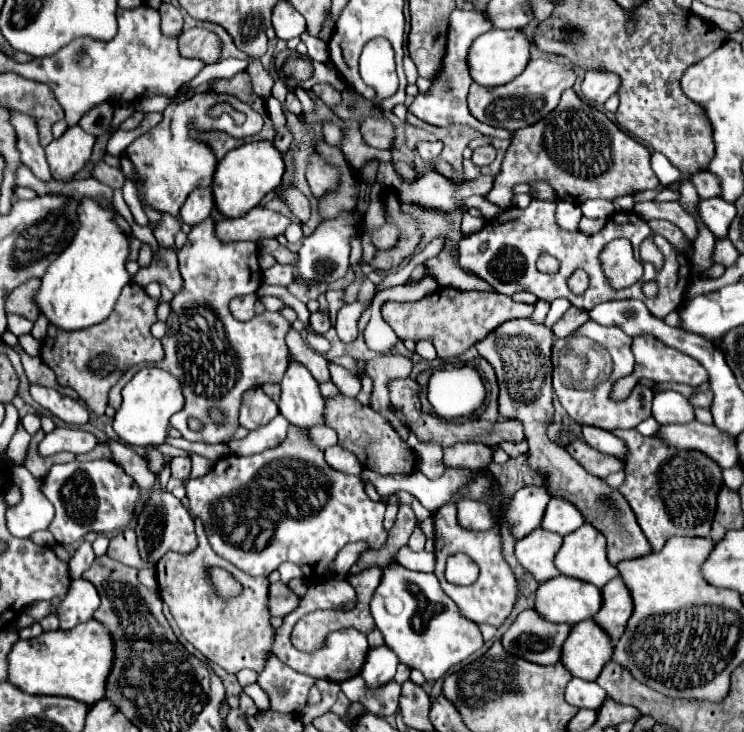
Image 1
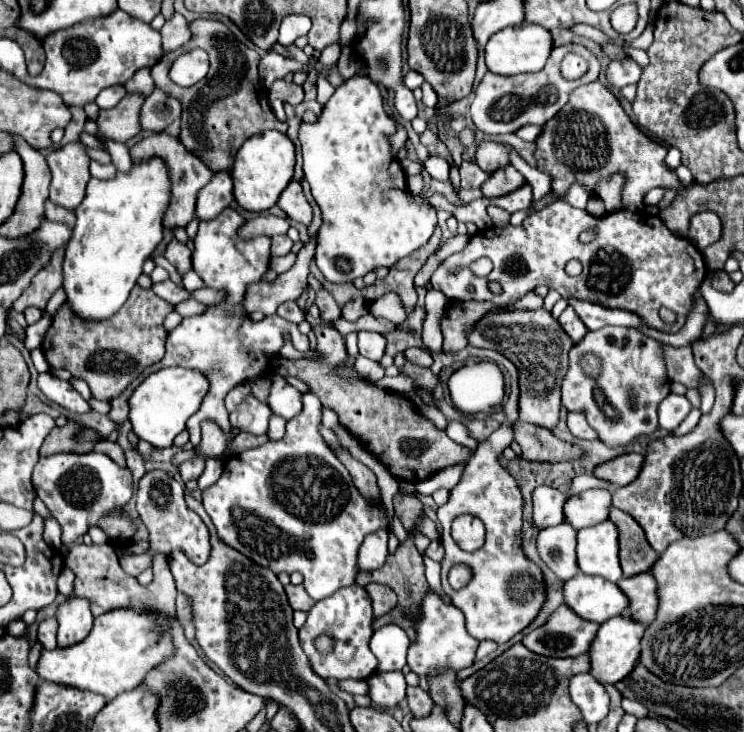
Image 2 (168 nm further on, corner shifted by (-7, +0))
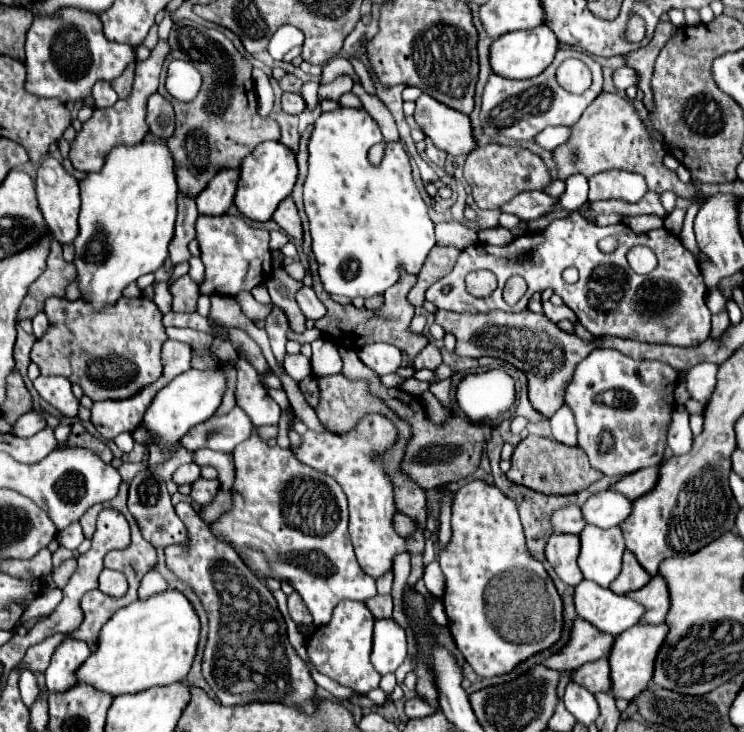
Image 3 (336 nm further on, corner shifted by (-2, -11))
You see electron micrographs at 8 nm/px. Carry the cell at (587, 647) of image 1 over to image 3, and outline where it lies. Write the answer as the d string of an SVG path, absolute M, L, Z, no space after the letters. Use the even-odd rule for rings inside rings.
M636 624L634 628L628 628L626 632L622 632L622 636L614 638L612 650L608 654L608 662L610 662L610 694L614 698L624 698L624 700L632 700L636 694L640 694L652 680L652 672L654 672L654 658L658 648L662 646L662 640L666 638L668 626L666 624L658 624L658 626L650 626L650 624Z

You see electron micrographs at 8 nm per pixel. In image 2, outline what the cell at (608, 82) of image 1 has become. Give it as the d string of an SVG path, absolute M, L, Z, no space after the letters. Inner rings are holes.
M615 59L607 67L607 81L617 91L629 83L637 83L641 77L641 67L631 59Z

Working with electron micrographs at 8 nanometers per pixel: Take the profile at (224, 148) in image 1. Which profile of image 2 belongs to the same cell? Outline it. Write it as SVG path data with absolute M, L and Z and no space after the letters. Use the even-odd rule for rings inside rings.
M195 19L189 23L191 29L191 39L185 47L179 51L167 53L153 69L151 77L155 79L155 85L161 87L167 95L173 95L181 101L183 105L183 115L181 115L181 133L179 141L185 145L189 153L199 157L211 171L223 171L233 167L233 159L239 151L239 147L257 133L263 133L267 129L275 131L287 131L287 123L275 119L269 99L267 99L267 89L259 79L257 65L259 65L259 53L255 49L249 49L241 41L235 39L235 35L229 31L229 27L221 21L213 19ZM189 49L205 49L209 53L211 69L203 81L197 85L183 89L175 85L169 79L169 67L175 61L177 55Z

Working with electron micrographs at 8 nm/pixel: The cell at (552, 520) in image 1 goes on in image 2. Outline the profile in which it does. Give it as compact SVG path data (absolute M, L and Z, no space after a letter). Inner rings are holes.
M587 489L581 495L575 495L565 505L567 523L575 529L597 525L609 517L611 509L611 491L607 489Z

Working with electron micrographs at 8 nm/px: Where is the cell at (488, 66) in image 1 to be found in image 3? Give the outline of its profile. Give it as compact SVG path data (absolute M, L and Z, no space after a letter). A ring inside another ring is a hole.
M536 26L530 30L516 30L508 32L506 36L500 36L490 46L490 66L494 74L506 76L510 80L526 80L542 74L550 62L554 60L554 54L558 50L558 40L554 32L546 26Z

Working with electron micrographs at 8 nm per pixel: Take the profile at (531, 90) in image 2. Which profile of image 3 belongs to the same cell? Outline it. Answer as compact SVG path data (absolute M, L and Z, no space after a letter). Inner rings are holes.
M560 48L556 52L554 62L536 78L528 80L506 80L496 74L492 74L486 82L484 94L482 94L482 110L480 110L480 120L482 120L482 130L488 136L508 136L512 140L532 140L538 132L542 132L548 126L570 126L582 116L586 106L602 92L602 68L596 60L592 60L586 52L574 50L574 48ZM566 58L580 58L592 72L592 86L582 92L582 94L570 94L562 90L554 78L556 68L560 62Z

